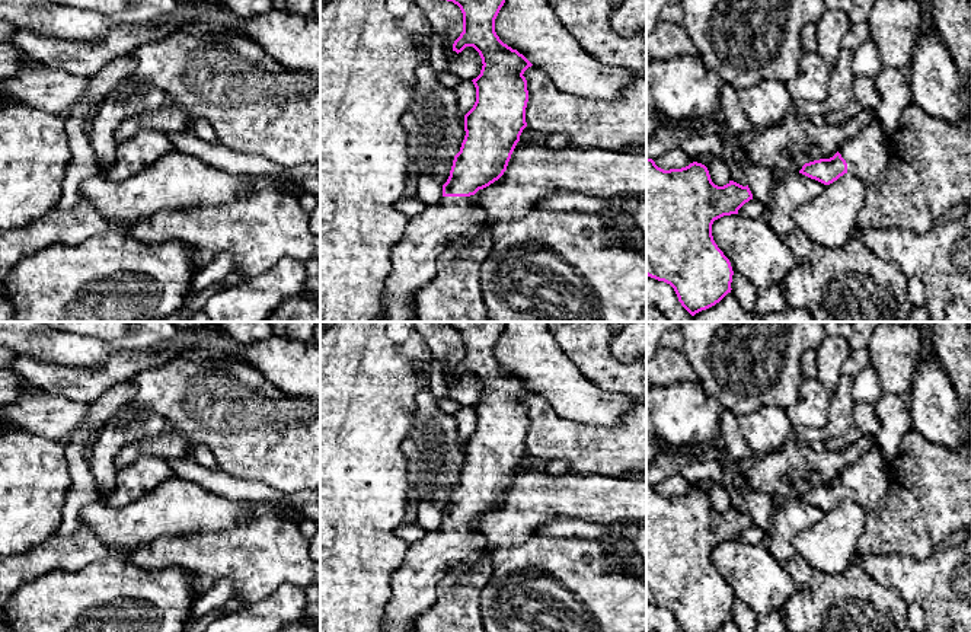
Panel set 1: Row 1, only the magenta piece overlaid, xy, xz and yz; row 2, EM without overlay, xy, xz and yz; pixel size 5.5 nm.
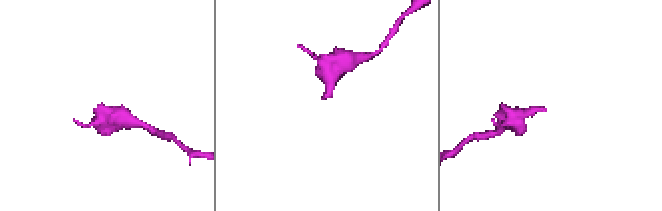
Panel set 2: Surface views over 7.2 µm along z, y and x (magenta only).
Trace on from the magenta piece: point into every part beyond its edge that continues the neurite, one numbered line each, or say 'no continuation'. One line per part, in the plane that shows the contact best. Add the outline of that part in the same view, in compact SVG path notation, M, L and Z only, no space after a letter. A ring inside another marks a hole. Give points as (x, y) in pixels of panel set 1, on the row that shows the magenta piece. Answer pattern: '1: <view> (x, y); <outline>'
1: xz (427, 235); M473 195L443 197L438 204L425 205L418 216L408 218L402 239L392 250L392 272L383 294L384 317L379 322L418 322L415 294L437 274L437 262L447 245L475 224L485 224L488 213Z

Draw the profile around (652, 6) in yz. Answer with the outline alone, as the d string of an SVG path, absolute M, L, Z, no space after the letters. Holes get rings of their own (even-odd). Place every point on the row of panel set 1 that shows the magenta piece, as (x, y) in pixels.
M646 0L646 33L649 33L659 22L659 12L668 3L680 3L681 0Z

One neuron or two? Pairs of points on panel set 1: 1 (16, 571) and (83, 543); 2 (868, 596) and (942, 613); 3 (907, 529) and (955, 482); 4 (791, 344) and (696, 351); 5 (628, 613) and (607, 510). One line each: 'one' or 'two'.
1: one
2: two
3: one
4: one
5: two

